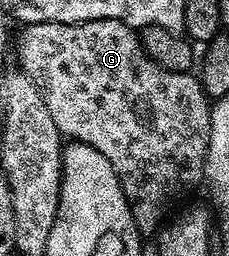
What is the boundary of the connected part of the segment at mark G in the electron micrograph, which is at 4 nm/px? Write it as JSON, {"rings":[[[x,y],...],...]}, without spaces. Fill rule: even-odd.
{"rings":[[[119,20],[76,25],[44,22],[25,25],[21,31],[16,36],[21,71],[35,83],[61,135],[100,150],[112,162],[139,233],[153,237],[163,227],[166,211],[174,200],[192,191],[201,180],[203,183],[208,168],[212,101],[202,88],[201,79],[190,72],[164,70],[142,49],[139,33]]]}

